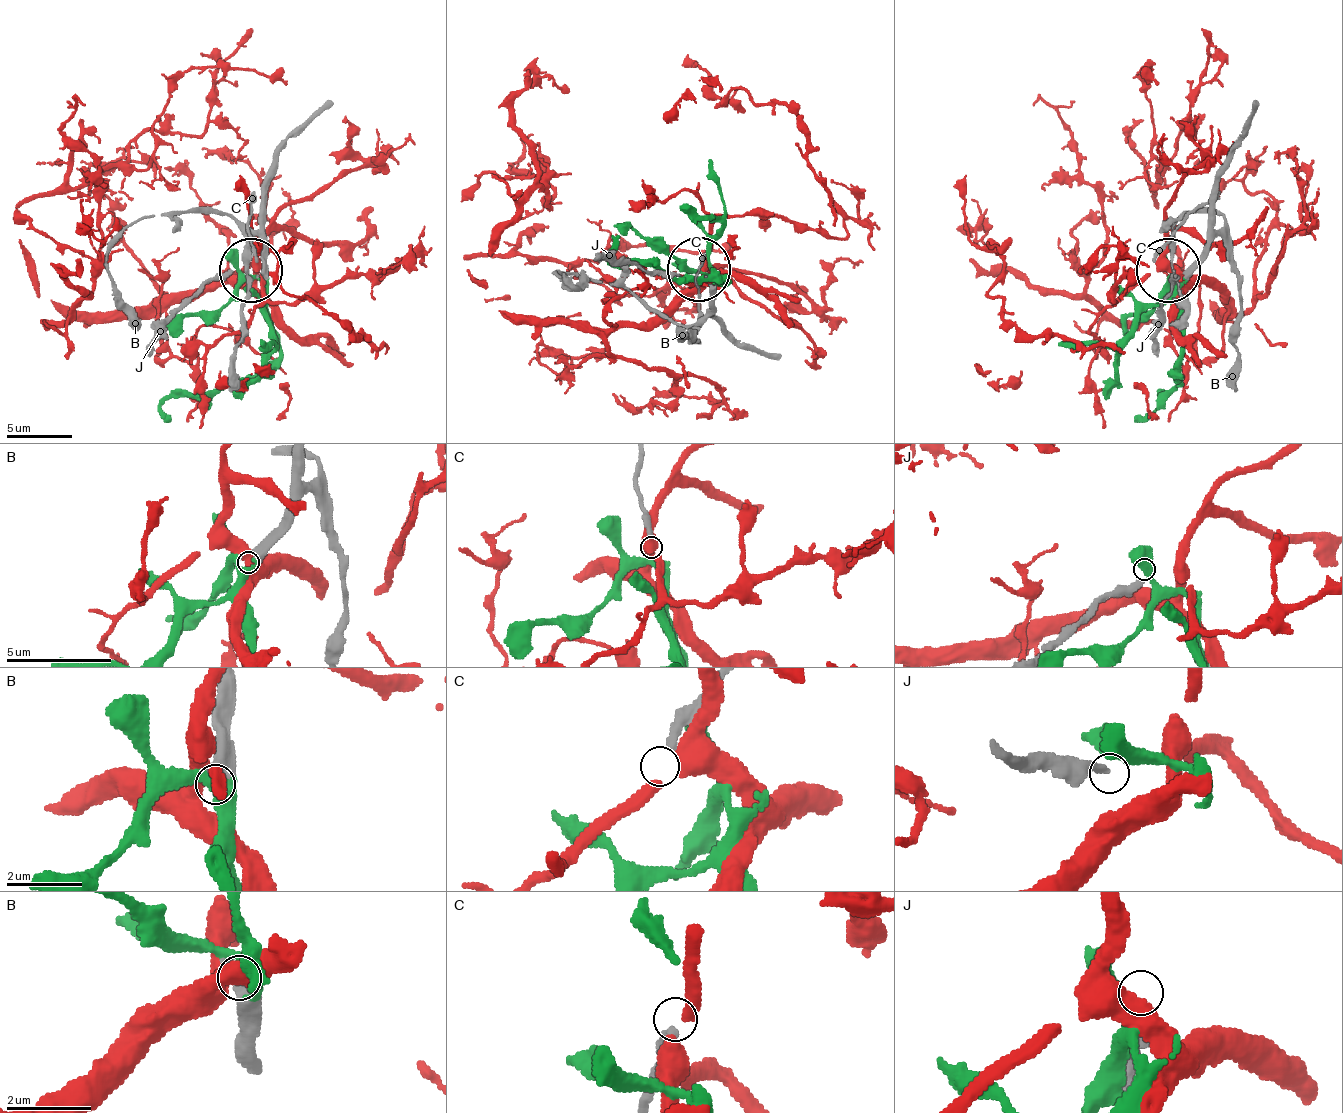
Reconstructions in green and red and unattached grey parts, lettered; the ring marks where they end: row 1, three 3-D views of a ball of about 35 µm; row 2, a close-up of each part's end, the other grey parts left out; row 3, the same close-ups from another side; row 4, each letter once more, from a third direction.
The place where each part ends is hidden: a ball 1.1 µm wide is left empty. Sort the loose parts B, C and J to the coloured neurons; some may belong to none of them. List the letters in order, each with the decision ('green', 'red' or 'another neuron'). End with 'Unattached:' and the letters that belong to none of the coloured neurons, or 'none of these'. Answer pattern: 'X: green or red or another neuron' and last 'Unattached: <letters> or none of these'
B: green
C: another neuron
J: another neuron
Unattached: C, J

